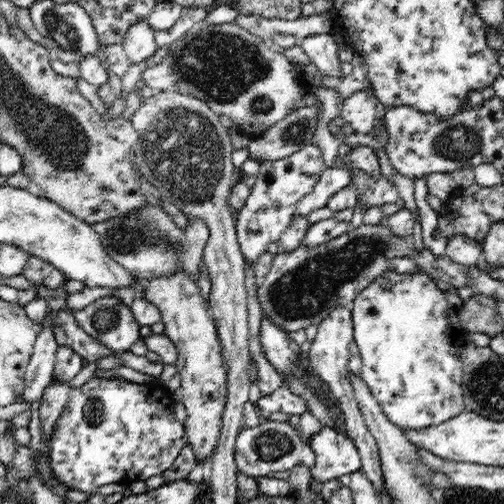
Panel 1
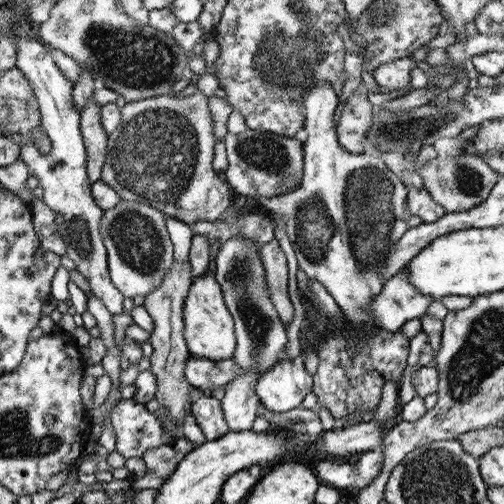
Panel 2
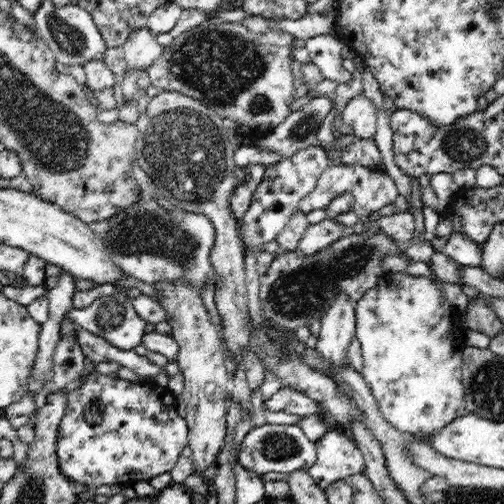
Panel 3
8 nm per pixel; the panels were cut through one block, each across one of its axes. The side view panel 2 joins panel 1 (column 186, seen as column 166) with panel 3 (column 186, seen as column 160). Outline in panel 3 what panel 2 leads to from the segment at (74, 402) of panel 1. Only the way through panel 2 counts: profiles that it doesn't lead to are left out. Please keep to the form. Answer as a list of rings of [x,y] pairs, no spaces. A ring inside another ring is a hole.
[[[92,372],[78,390],[68,394],[68,406],[58,428],[56,460],[60,474],[96,492],[104,484],[132,486],[172,472],[188,442],[188,422],[176,412],[176,394],[160,380],[128,382]]]

